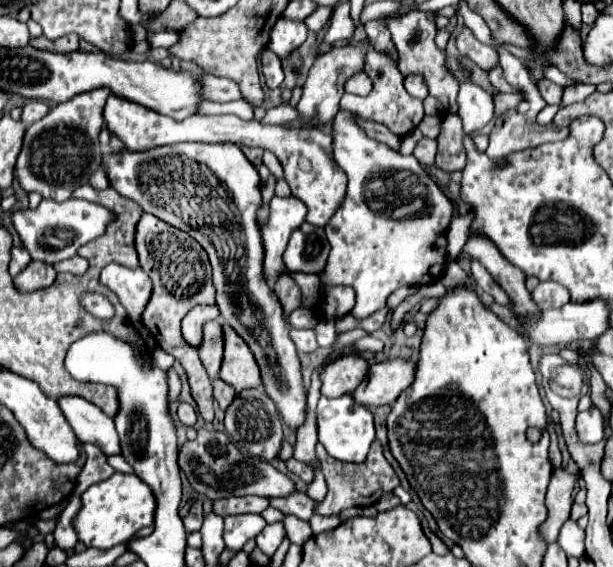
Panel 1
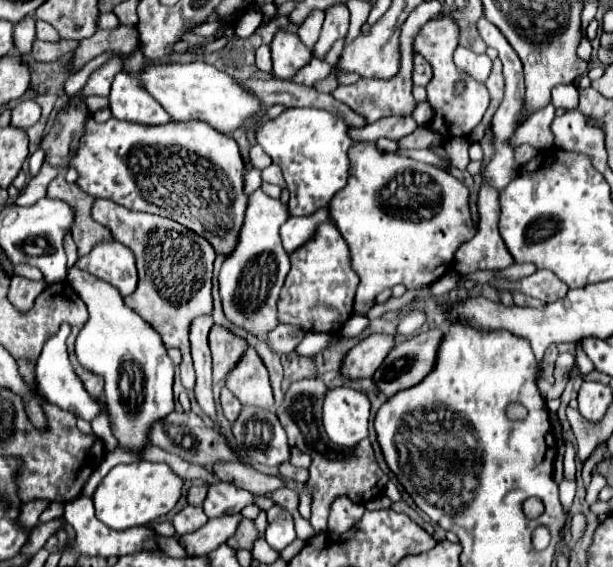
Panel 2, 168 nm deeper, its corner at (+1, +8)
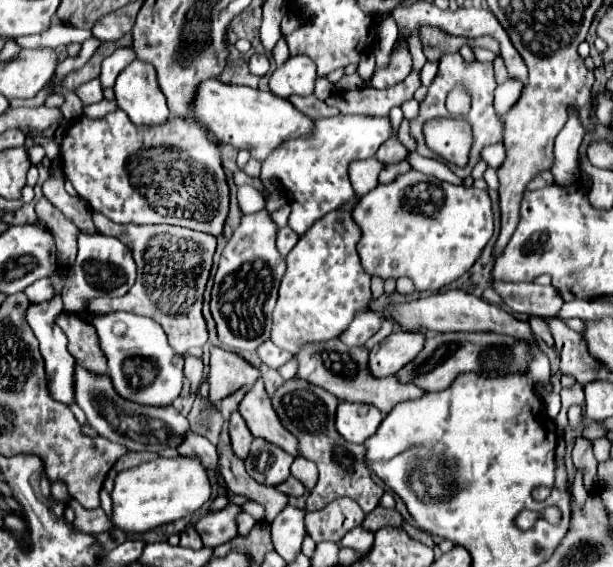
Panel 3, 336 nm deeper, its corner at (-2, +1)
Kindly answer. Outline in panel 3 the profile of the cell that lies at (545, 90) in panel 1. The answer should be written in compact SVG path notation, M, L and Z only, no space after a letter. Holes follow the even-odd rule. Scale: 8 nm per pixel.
M570 110L570 120L558 134L556 146L554 146L556 162L552 166L552 174L560 186L570 186L576 180L580 180L578 148L582 144L582 138L584 138L584 128L582 128L578 116L574 114L574 110Z

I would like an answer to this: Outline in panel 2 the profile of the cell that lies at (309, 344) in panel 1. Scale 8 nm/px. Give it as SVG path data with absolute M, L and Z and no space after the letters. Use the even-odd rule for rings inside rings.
M281 323L281 325L277 325L277 327L267 335L267 343L269 343L269 347L271 347L273 351L277 351L279 355L283 355L283 353L293 351L293 349L301 343L301 339L305 337L305 333L307 333L307 331L303 331L303 329L287 327L285 323Z

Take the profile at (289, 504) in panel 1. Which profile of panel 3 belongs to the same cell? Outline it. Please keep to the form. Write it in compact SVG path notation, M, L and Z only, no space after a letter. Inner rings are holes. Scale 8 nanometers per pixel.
M186 434L186 438L182 440L182 446L176 448L178 454L182 456L194 456L194 458L200 458L202 464L206 468L214 468L218 464L218 454L216 454L216 446L212 446L204 436L200 434Z

